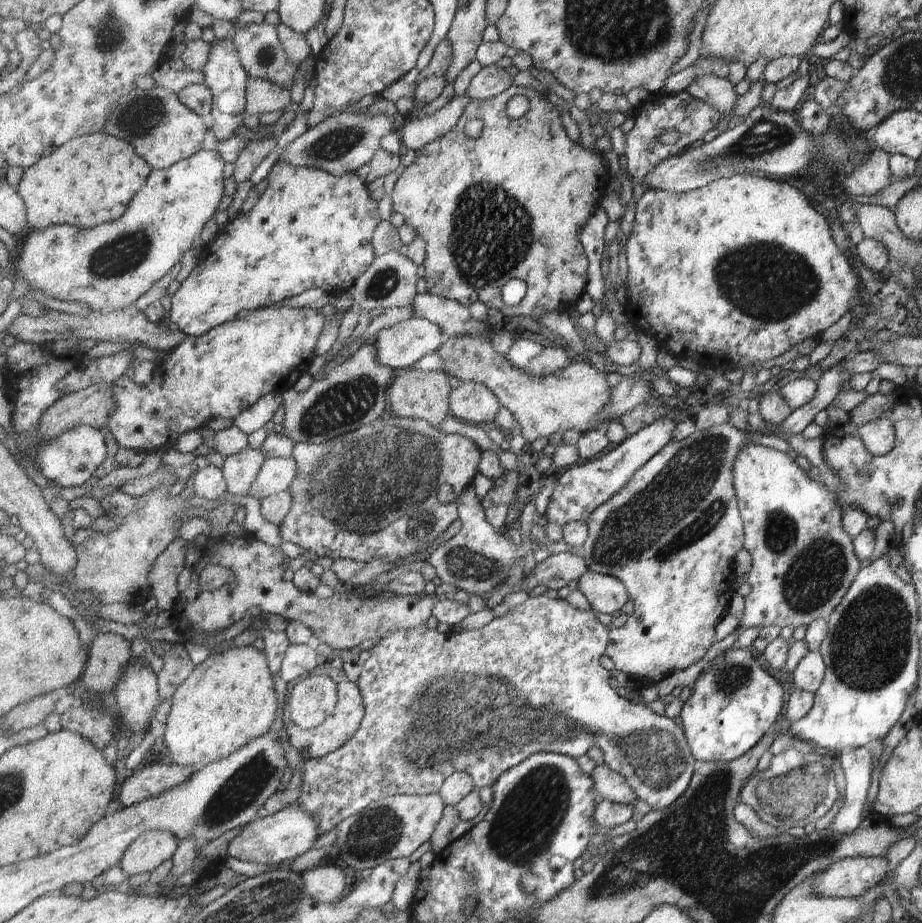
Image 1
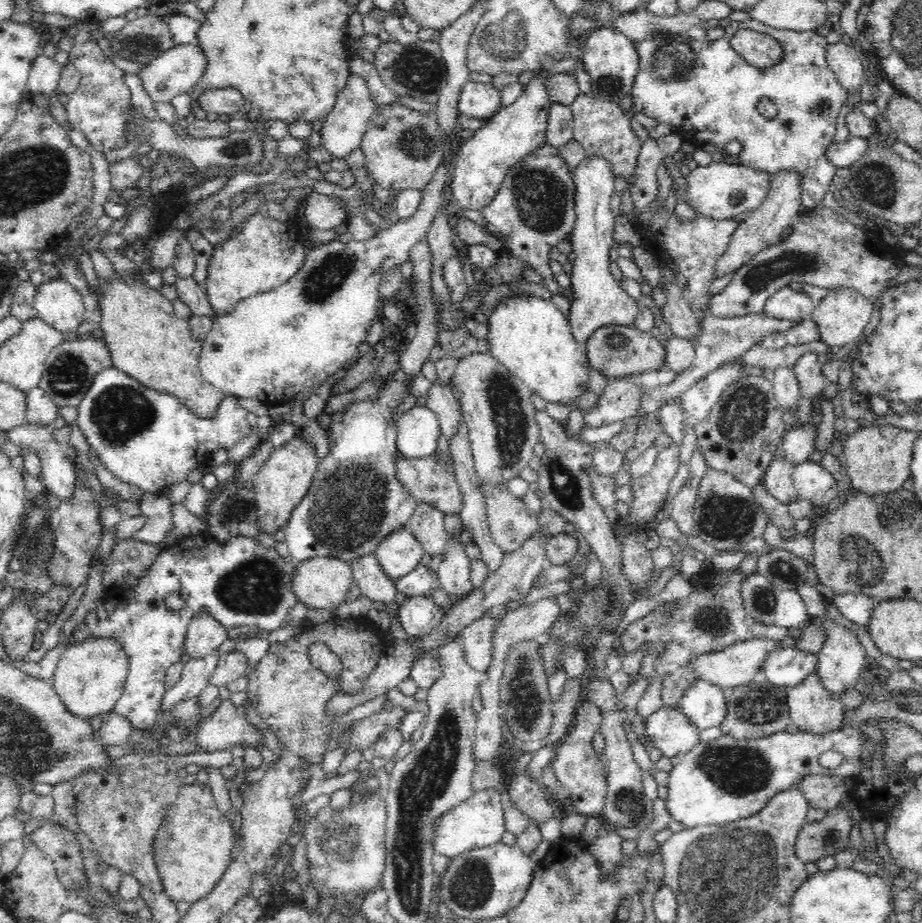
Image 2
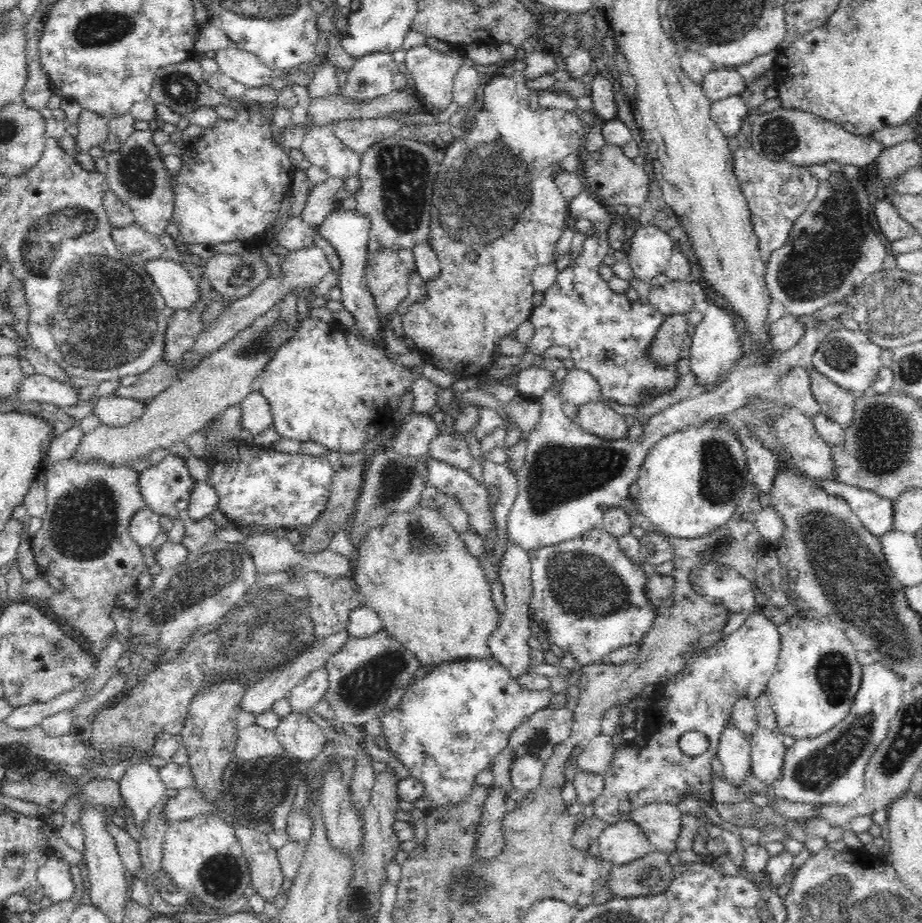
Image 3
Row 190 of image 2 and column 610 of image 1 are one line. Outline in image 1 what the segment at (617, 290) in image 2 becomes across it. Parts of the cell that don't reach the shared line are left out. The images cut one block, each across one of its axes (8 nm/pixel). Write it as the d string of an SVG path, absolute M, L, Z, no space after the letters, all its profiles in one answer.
M587 571L579 580L577 587L588 599L591 608L603 614L619 612L629 600L625 584L616 576Z

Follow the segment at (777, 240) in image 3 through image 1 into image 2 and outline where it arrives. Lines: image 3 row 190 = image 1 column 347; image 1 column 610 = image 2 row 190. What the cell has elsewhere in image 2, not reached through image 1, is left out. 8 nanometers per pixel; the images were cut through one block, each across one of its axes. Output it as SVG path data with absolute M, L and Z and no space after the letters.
M722 161L719 164L712 162L704 167L698 166L695 170L690 171L686 178L684 192L680 192L676 186L673 187L675 196L682 198L699 216L726 220L758 207L765 197L770 178L759 170Z

